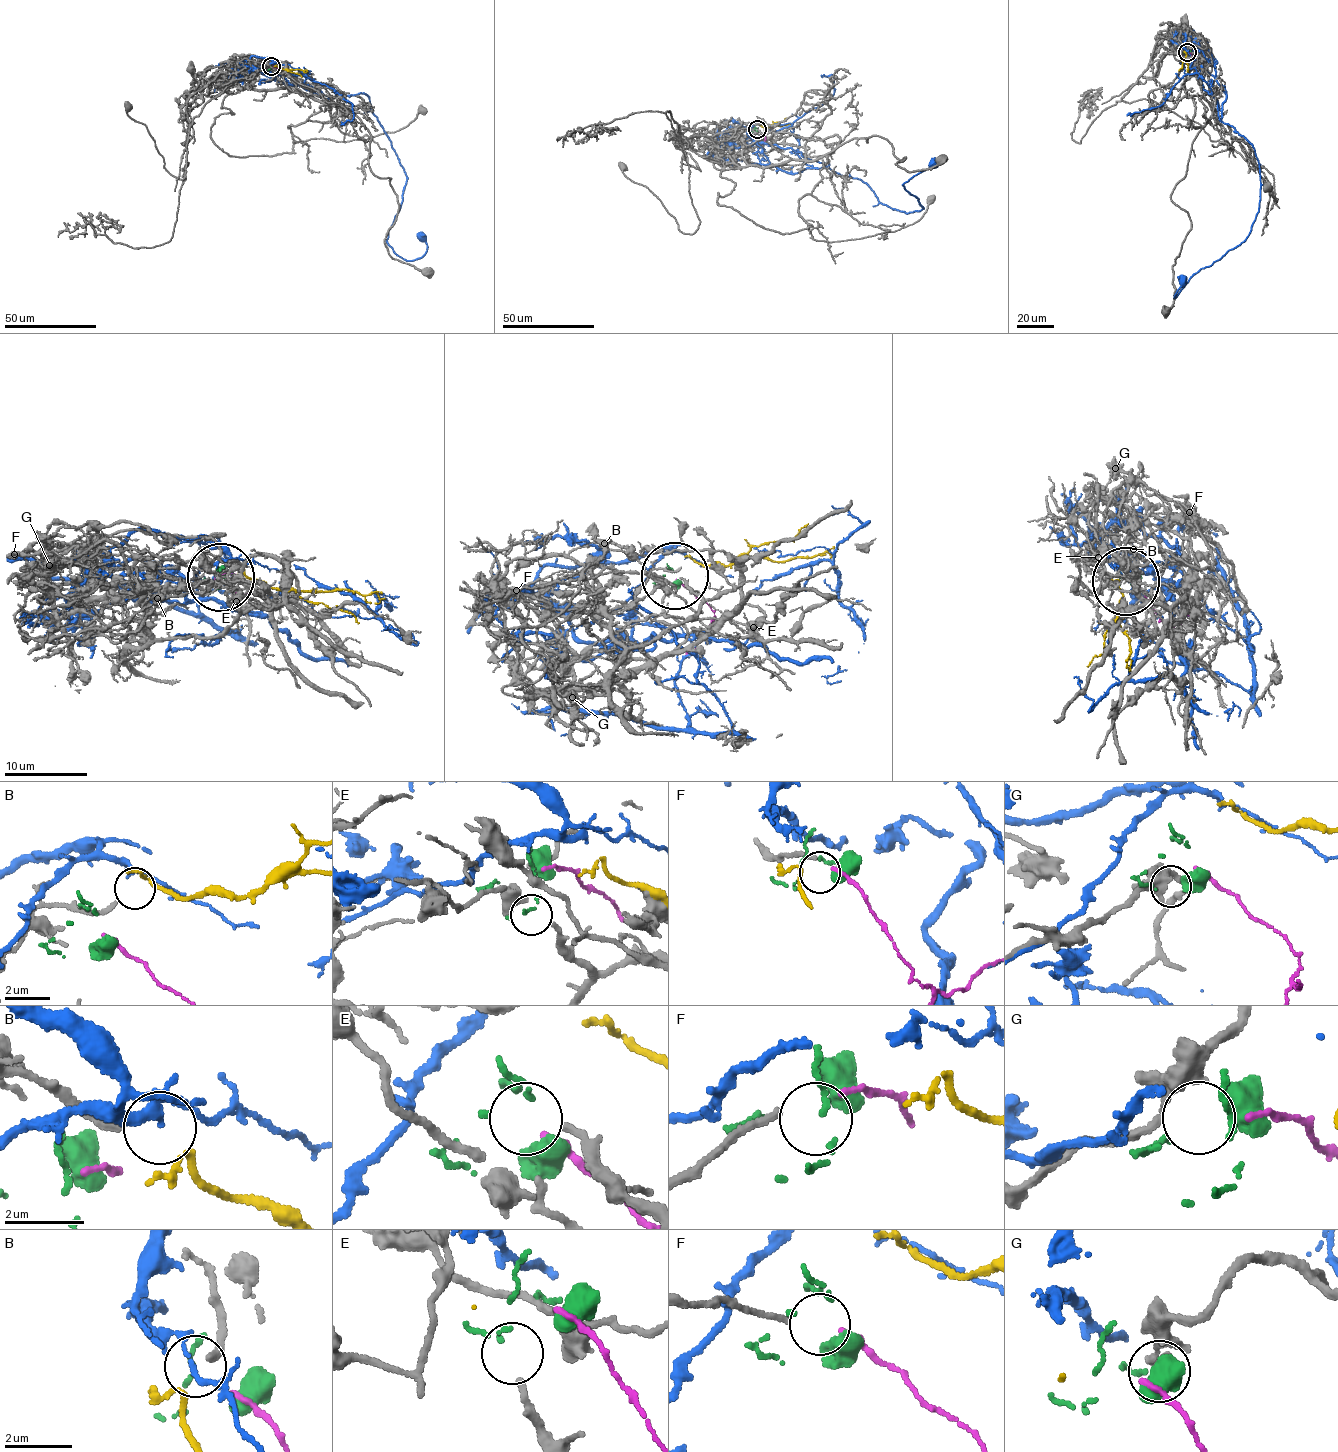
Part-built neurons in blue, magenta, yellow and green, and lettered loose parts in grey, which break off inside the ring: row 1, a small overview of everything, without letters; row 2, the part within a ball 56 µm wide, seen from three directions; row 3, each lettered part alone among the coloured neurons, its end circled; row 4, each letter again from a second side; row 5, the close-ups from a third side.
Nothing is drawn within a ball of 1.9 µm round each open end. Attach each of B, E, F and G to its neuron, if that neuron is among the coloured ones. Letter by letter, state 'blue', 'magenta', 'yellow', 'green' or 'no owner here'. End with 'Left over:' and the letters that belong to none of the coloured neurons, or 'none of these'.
B: yellow
E: green
F: magenta
G: no owner here
Left over: G

